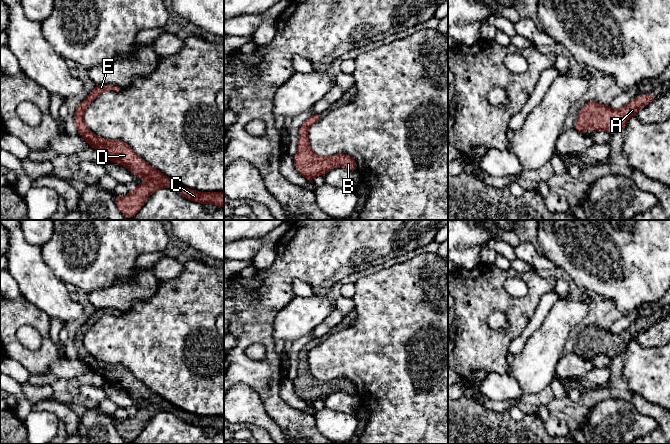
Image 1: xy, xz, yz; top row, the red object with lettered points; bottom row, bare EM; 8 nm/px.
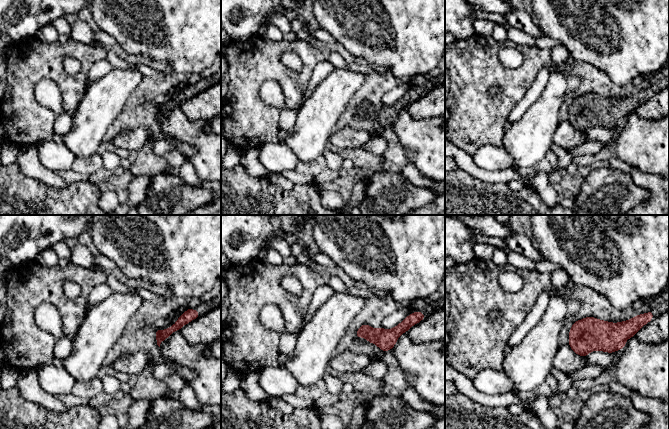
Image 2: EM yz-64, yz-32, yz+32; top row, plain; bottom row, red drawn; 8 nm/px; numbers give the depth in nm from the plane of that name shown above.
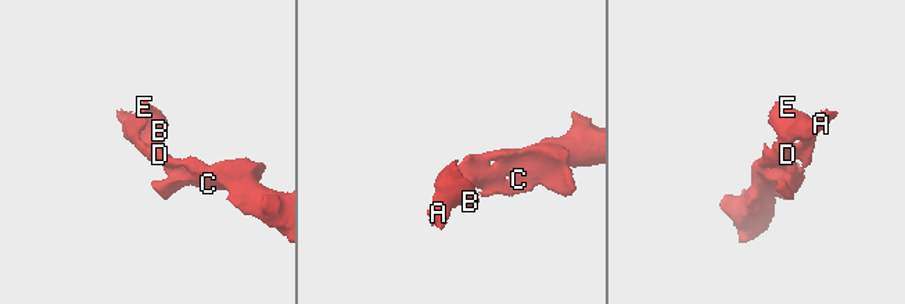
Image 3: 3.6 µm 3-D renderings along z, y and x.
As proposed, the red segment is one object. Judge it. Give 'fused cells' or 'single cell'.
single cell

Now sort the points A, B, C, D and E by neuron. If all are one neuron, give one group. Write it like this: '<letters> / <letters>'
A B C D E

